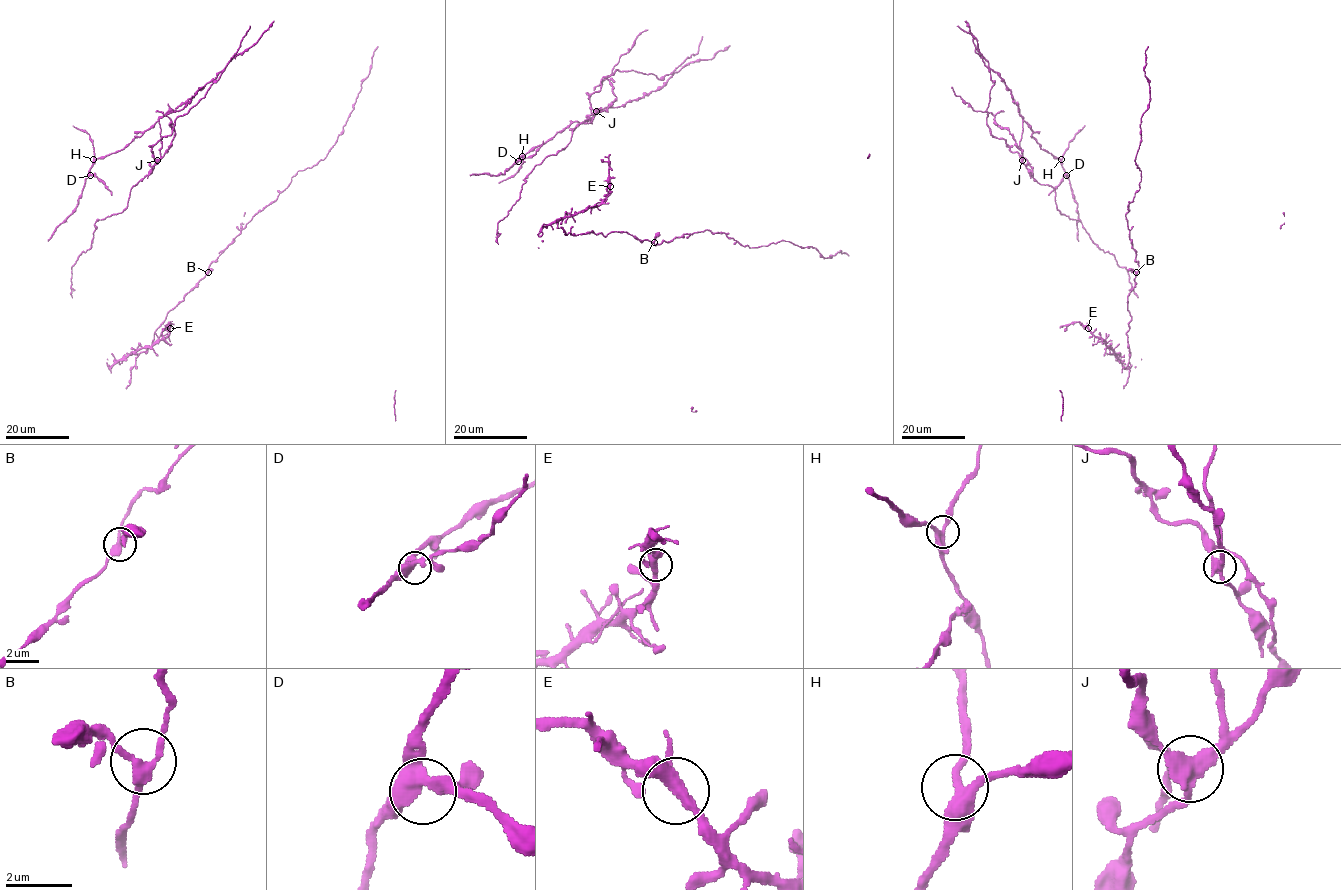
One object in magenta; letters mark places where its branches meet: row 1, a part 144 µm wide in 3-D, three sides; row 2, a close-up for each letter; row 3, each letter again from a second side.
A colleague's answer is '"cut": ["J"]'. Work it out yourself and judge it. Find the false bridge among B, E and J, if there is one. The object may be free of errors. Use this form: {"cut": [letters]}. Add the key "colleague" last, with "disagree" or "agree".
{"cut": ["J"], "colleague": "agree"}

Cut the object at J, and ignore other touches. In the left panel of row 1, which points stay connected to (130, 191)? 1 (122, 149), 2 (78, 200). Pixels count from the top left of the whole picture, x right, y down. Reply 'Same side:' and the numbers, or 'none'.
Same side: none

